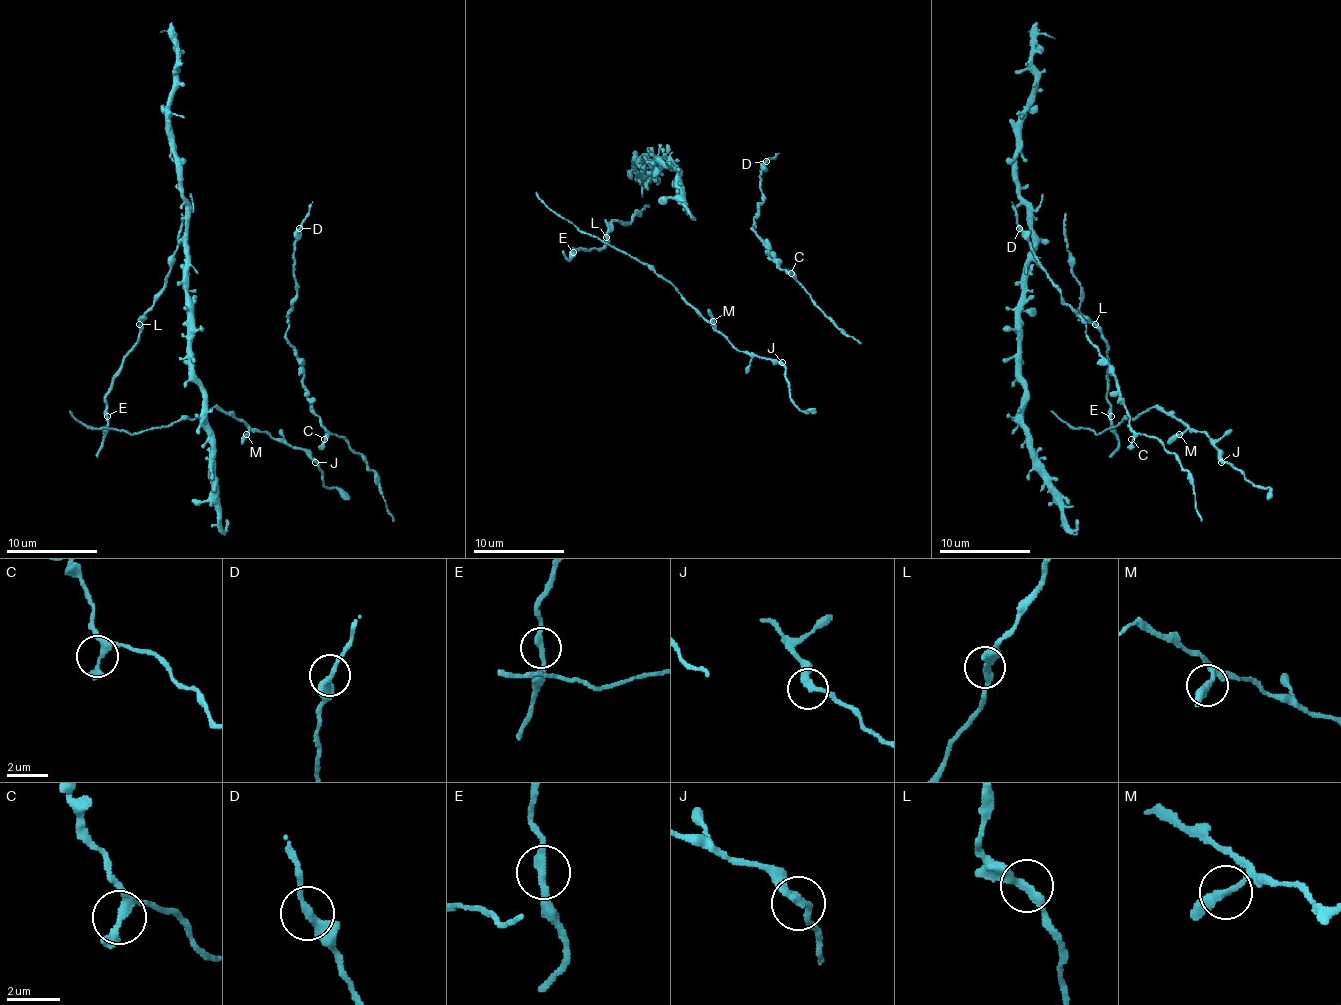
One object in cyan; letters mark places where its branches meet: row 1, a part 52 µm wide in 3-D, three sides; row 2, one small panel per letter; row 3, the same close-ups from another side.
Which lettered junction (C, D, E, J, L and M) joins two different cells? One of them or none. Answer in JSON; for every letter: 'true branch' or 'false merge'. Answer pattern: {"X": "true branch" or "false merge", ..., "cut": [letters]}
{"C": "true branch", "D": "true branch", "E": "true branch", "J": "true branch", "L": "true branch", "M": "true branch", "cut": []}

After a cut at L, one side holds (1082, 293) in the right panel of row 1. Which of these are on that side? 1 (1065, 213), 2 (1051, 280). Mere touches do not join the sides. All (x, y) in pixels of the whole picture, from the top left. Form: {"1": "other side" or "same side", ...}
{"1": "same side", "2": "other side"}

